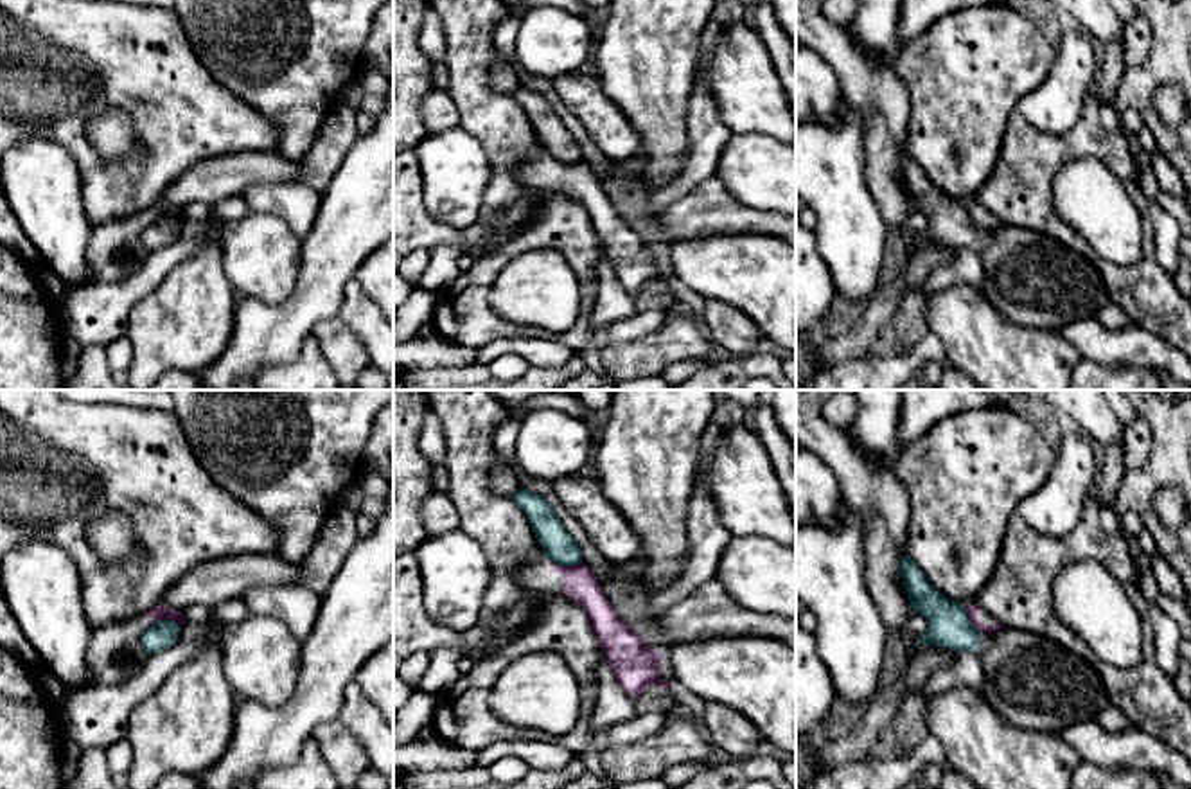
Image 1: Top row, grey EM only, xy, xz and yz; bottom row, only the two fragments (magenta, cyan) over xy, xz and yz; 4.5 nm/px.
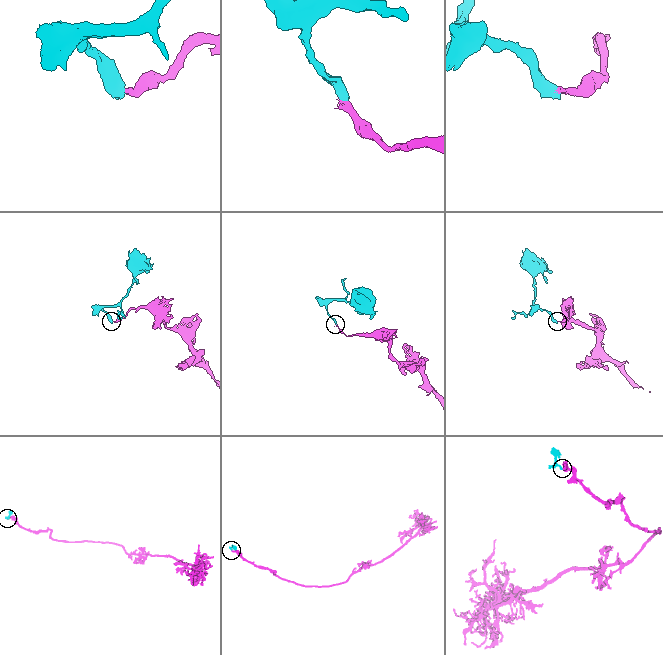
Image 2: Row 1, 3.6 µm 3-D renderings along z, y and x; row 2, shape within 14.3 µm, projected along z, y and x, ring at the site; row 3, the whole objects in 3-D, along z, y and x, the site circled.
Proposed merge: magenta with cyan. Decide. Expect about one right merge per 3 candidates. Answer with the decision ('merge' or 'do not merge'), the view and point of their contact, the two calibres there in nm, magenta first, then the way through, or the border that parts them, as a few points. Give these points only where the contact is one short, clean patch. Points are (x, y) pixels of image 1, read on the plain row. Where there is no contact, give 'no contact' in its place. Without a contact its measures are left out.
do not merge; meets magenta in xz at (566, 164); 150 nm thick on the magenta side, 140 nm on the other; border along xz (550, 155), (561, 162), (581, 160)

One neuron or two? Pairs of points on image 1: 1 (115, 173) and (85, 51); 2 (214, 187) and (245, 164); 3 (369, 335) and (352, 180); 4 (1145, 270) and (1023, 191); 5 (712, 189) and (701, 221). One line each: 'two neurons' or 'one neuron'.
1: one neuron
2: one neuron
3: two neurons
4: one neuron
5: one neuron

